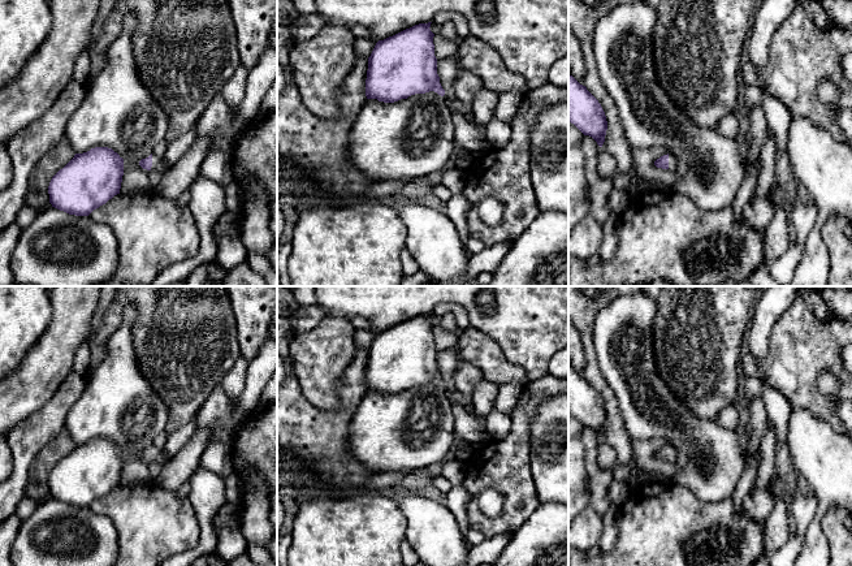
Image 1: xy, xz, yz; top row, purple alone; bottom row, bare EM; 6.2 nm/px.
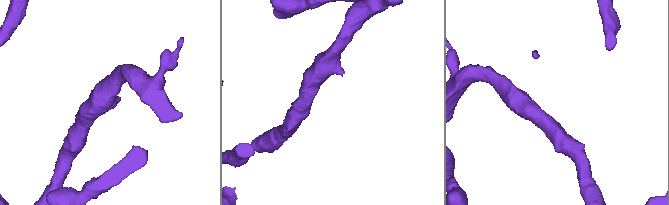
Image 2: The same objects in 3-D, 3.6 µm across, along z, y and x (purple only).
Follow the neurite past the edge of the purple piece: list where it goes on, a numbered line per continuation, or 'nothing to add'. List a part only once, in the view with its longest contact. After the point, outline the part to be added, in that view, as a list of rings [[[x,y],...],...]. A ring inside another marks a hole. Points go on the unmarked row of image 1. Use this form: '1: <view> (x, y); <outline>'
1: xy (159, 456); [[[152,445],[151,462],[166,463],[172,457],[166,455],[163,448]]]

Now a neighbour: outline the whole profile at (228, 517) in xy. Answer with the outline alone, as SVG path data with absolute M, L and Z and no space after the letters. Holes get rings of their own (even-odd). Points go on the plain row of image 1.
M238 506L222 507L213 519L213 527L216 531L224 527L239 527L242 526L242 509Z

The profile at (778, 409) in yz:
M765 380L762 383L762 399L766 406L769 422L774 425L777 442L786 444L791 405L788 399Z

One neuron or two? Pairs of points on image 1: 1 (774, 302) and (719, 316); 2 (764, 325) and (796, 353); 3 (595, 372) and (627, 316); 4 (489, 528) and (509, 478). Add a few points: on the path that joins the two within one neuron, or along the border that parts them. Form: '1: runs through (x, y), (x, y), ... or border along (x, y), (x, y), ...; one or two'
1: border along (757, 299), (749, 320); two
2: border along (788, 306), (774, 324), (769, 351), (762, 361); two
3: border along (591, 335), (595, 359), (613, 392); two
4: runs through (502, 519), (510, 512), (510, 491); one

